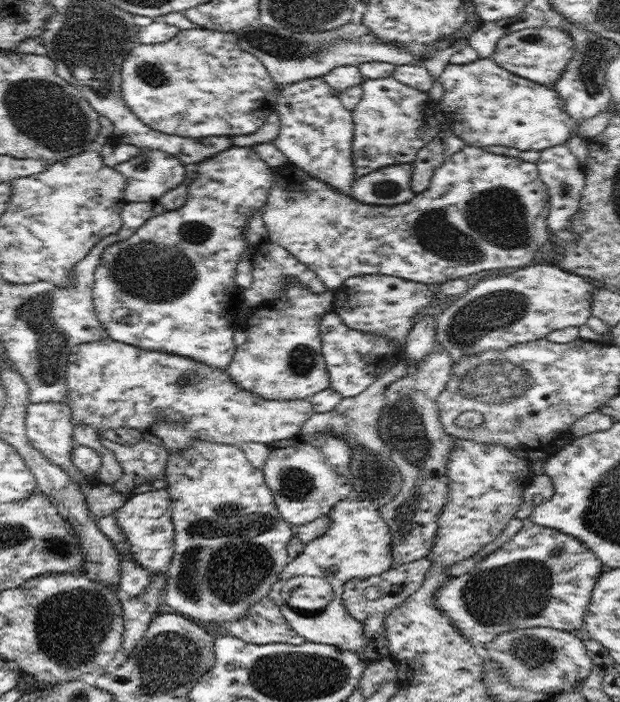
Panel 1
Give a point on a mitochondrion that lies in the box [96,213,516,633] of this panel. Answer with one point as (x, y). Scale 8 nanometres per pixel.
(200, 574)

